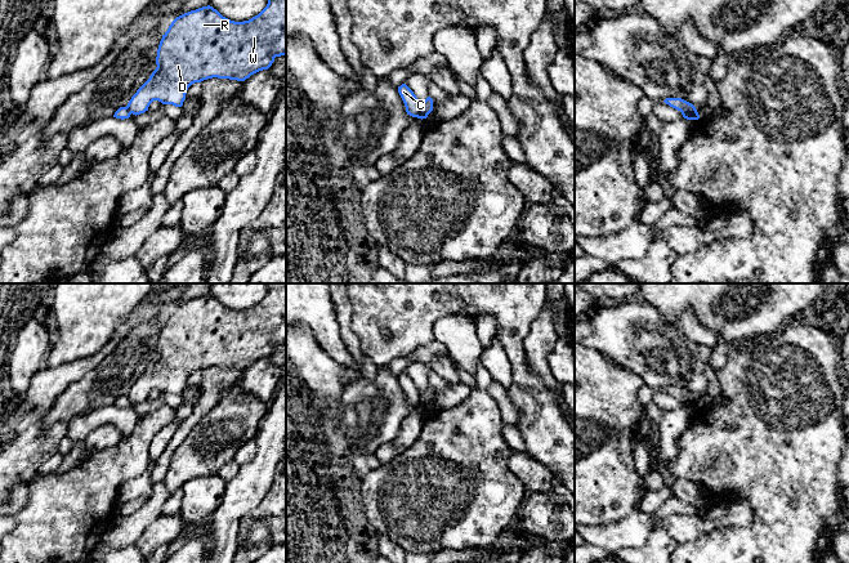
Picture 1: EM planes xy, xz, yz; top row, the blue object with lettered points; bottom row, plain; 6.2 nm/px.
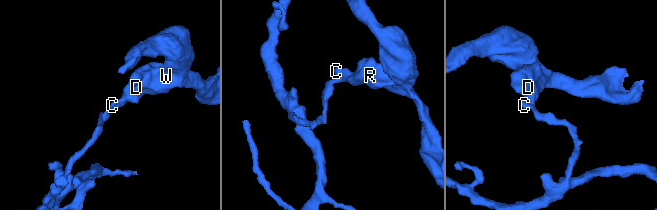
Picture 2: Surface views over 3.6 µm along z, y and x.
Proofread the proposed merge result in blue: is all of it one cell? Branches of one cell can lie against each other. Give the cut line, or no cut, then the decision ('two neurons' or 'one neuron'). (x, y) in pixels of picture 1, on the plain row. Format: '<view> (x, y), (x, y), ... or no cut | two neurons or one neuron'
xz (418, 391), (420, 406) | two neurons

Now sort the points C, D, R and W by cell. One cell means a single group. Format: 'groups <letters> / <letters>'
groups C / D R W

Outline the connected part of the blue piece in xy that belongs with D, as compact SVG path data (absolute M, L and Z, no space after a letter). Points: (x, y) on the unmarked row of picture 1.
M286 283L265 285L267 295L243 310L231 309L210 294L176 305L160 330L156 358L126 394L130 402L144 402L153 389L182 396L188 376L195 371L213 366L245 370L268 358L276 345L286 344Z

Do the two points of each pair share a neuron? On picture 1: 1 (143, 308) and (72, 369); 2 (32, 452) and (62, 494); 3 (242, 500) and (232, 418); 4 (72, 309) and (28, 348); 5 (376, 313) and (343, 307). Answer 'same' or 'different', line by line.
1: same
2: different
3: different
4: different
5: different

